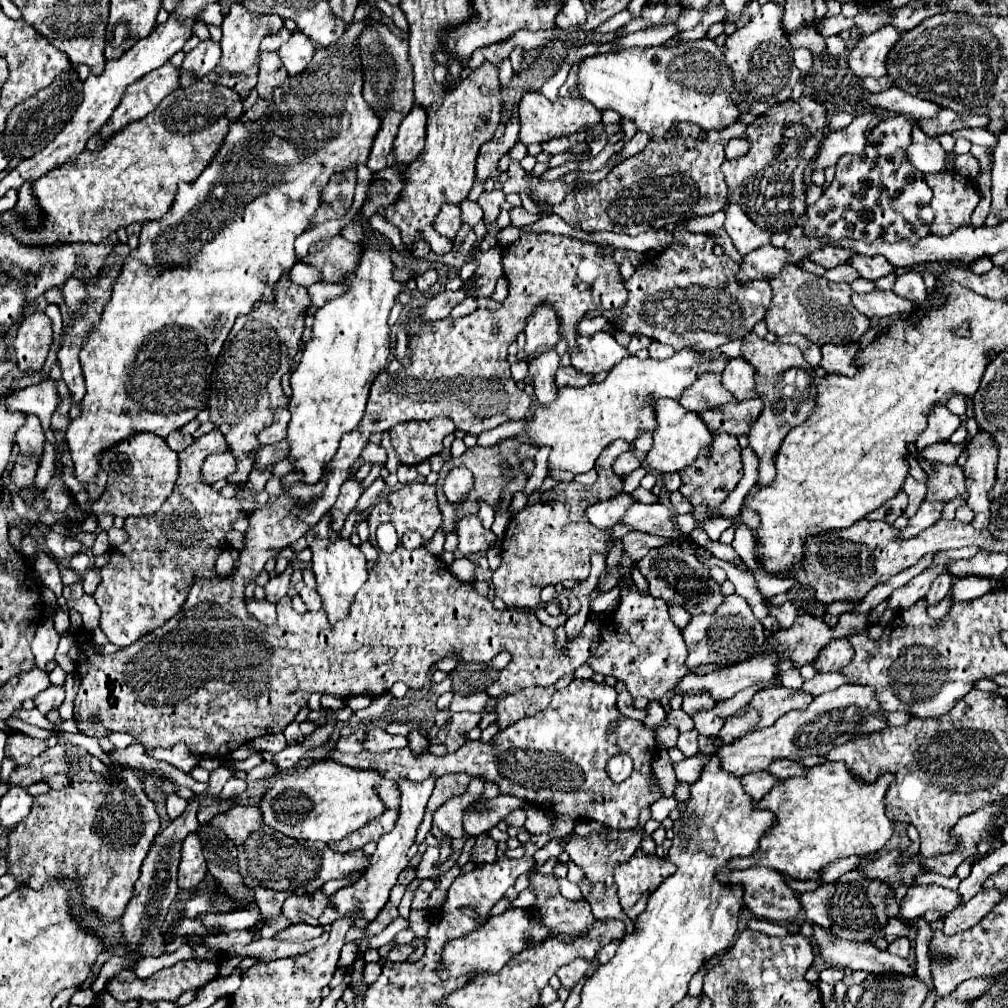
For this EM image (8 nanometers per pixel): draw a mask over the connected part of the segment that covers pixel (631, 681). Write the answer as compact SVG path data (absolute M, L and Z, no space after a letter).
M631 587L623 591L619 607L605 617L601 629L601 641L589 657L589 665L595 673L623 681L633 697L661 699L689 673L685 667L687 647L681 631L669 619L665 601L643 595Z

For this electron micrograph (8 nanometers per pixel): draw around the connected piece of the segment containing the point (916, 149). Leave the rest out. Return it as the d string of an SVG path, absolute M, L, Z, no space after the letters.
M917 125L913 127L913 143L907 149L907 157L913 167L925 175L953 169L951 153L943 151L935 137L927 137Z

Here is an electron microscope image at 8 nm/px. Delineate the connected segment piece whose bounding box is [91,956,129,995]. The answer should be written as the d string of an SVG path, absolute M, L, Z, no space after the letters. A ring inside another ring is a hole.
M113 956L108 961L106 961L101 970L99 971L99 977L97 977L97 981L93 983L93 993L97 995L97 993L101 993L101 989L105 987L105 983L109 981L109 977L113 979L115 974L120 971L127 969L129 965L129 961L122 956Z

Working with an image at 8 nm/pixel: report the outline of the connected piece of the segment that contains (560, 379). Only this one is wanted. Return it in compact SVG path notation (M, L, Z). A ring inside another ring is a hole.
M559 367L555 373L555 383L557 387L583 387L593 381L593 375L581 373L575 367Z

